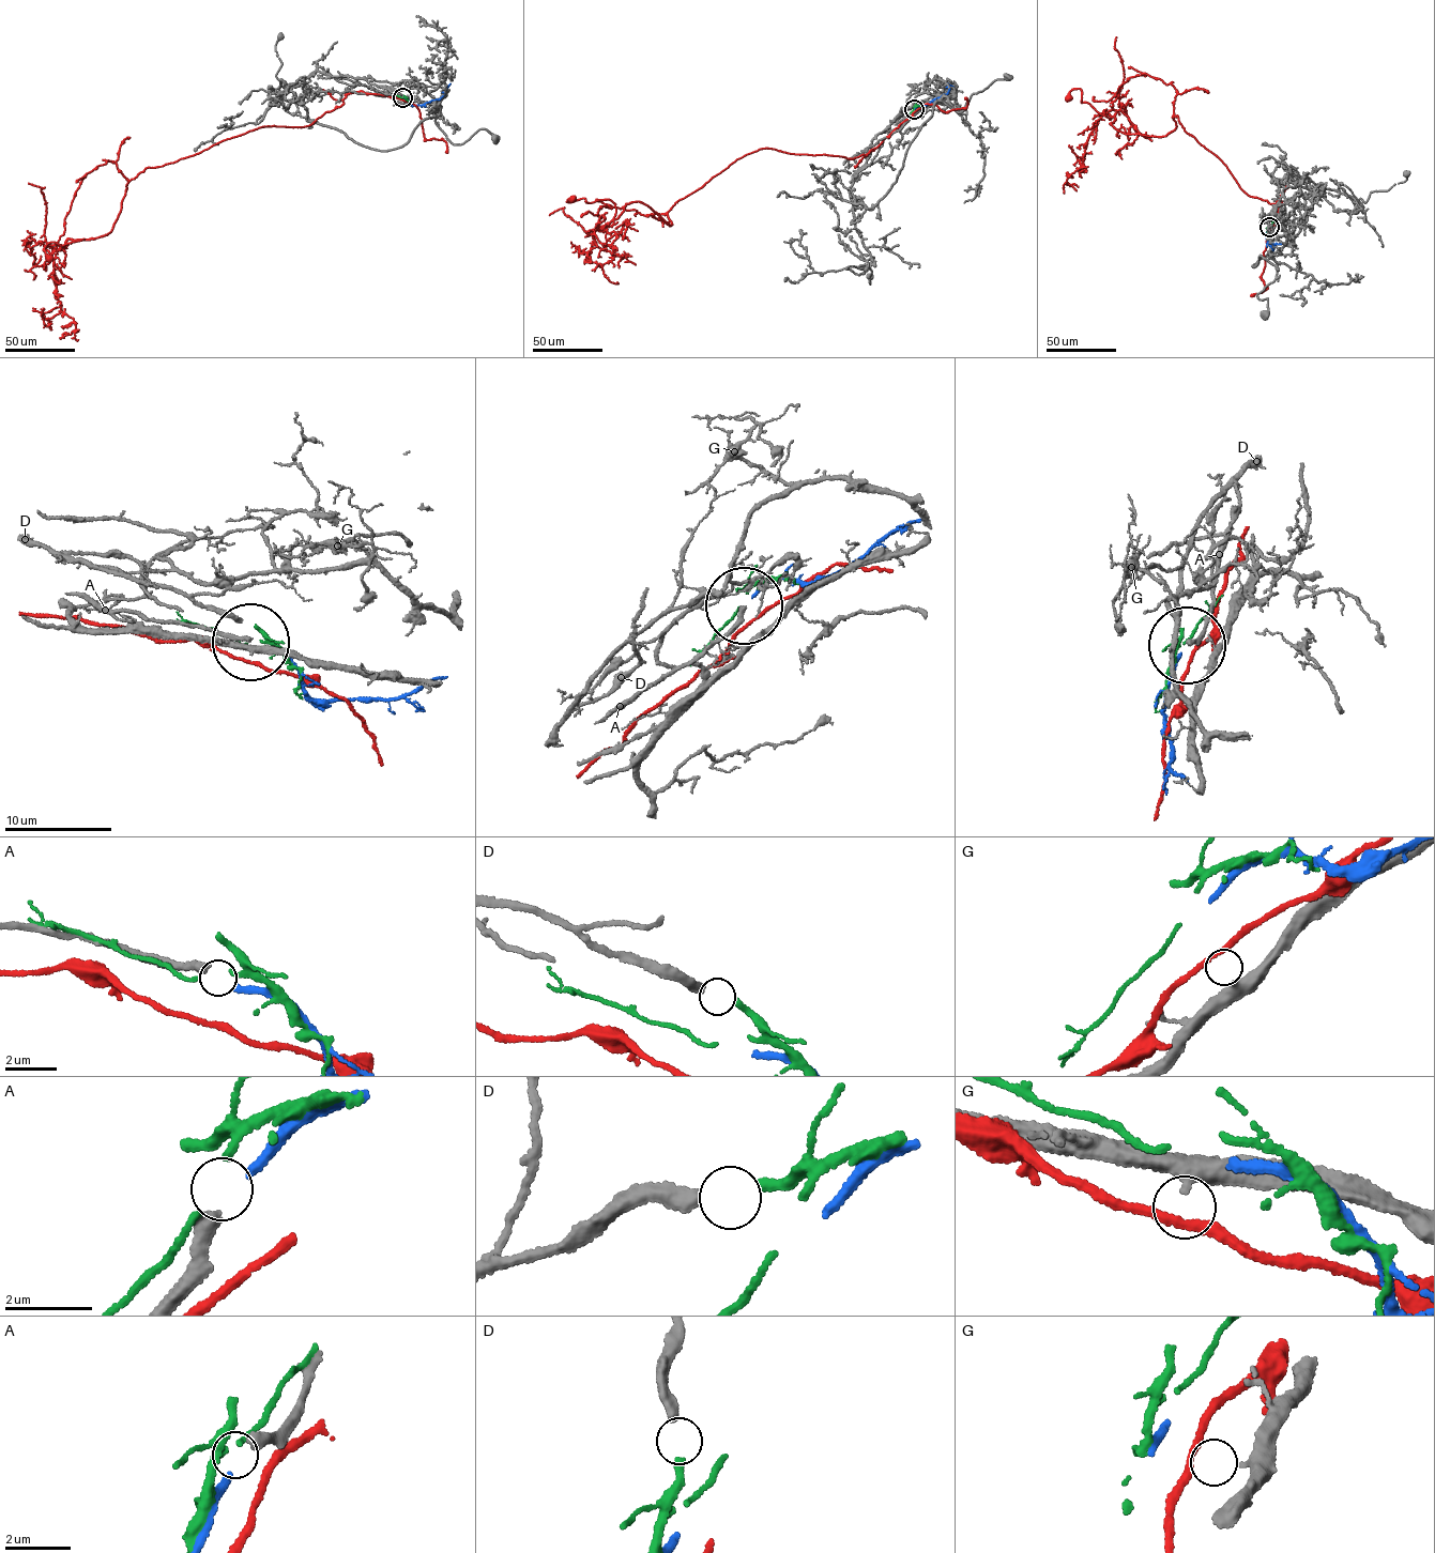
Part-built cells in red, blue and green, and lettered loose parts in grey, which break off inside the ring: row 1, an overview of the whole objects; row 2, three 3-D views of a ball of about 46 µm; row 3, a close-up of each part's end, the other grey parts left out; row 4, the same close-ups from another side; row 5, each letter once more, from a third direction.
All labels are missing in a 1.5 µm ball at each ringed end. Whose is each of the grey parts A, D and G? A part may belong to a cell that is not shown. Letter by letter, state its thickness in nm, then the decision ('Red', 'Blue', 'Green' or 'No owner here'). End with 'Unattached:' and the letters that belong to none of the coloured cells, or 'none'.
A: Thickness 360 nm. Blue
D: Thickness 400 nm. Green
G: Thickness 320 nm. No owner here
Unattached: G

